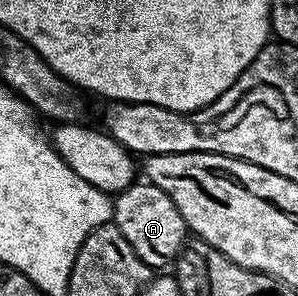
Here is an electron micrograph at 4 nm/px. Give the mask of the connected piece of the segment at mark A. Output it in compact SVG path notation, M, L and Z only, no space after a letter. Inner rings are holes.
M146 180L119 191L113 202L113 225L125 240L129 240L129 244L133 244L133 252L137 252L137 256L152 268L170 267L189 238L181 212L177 212L177 204L173 204L164 190Z

